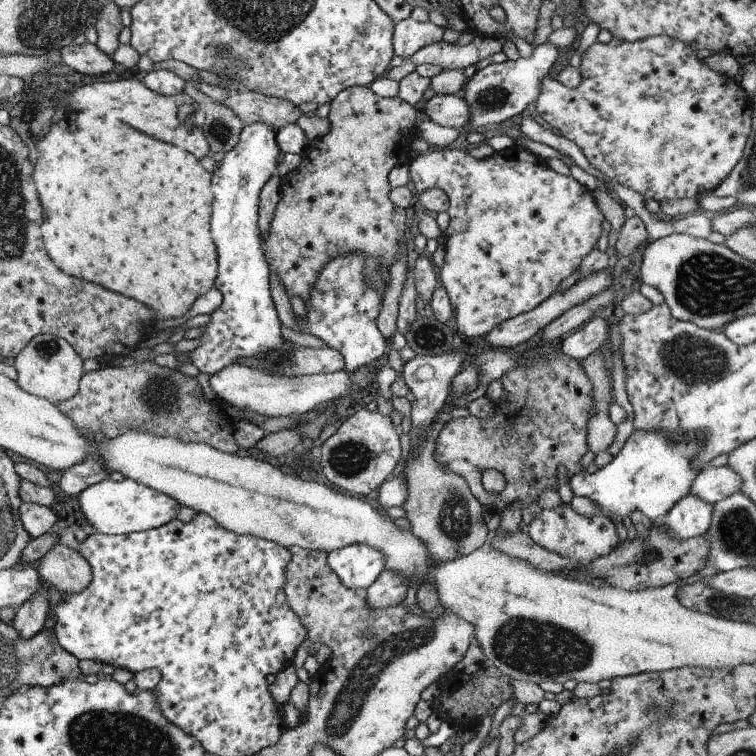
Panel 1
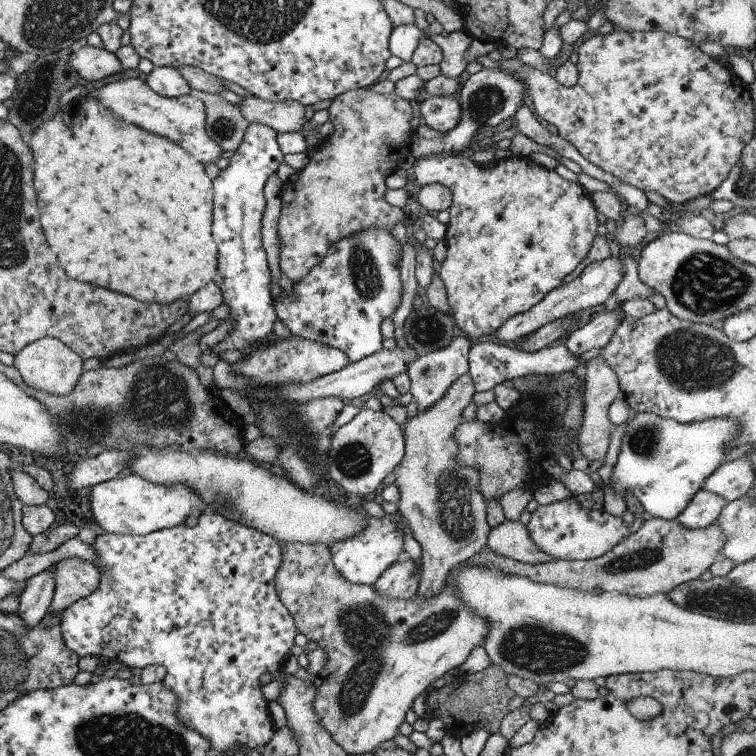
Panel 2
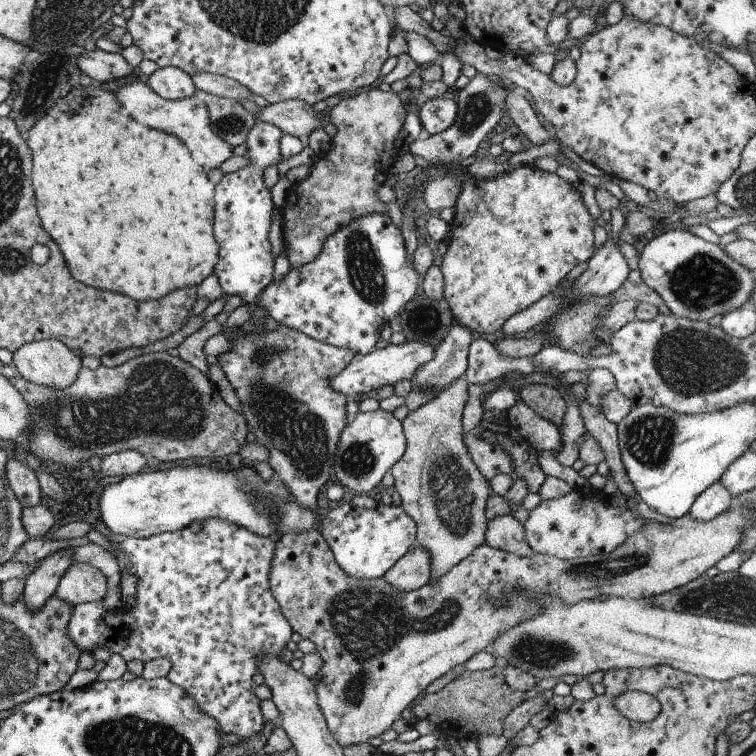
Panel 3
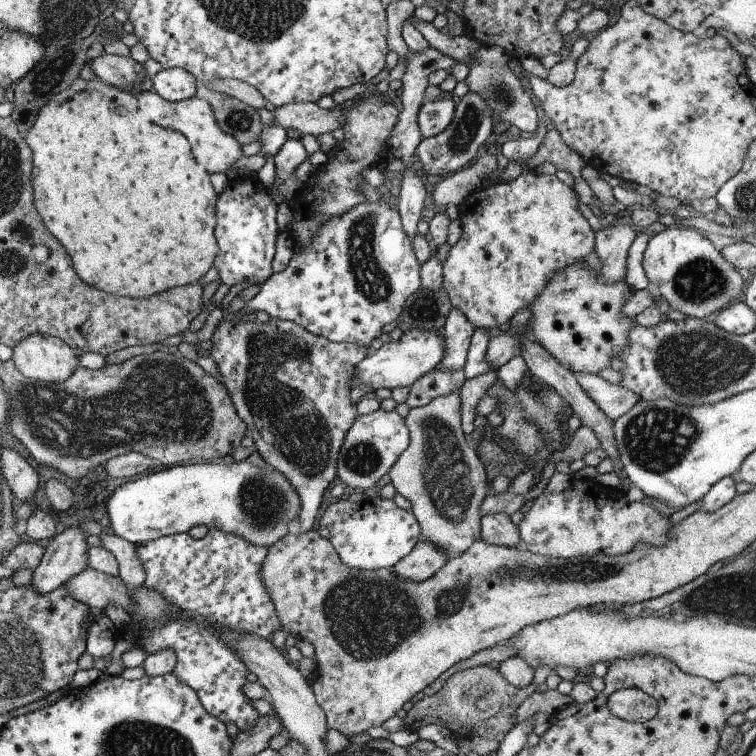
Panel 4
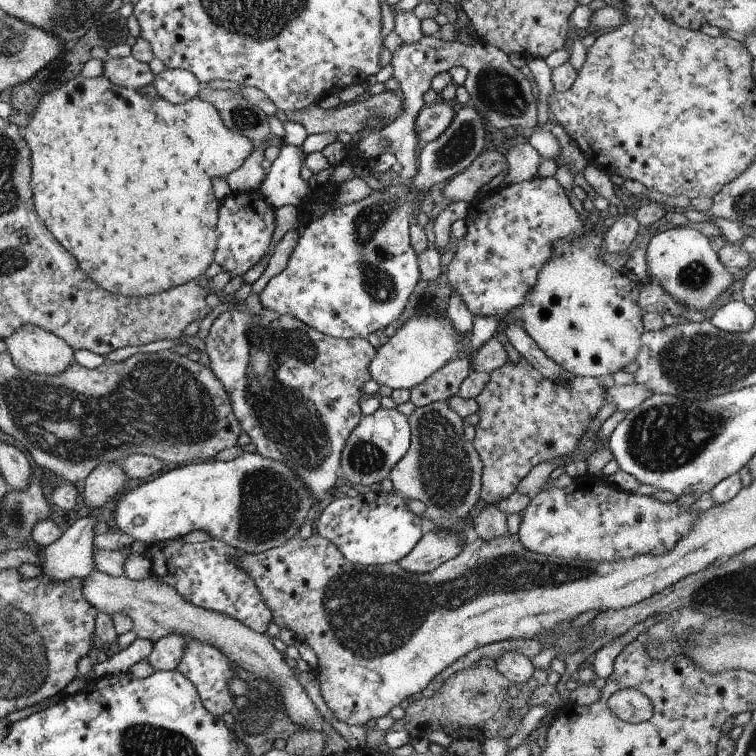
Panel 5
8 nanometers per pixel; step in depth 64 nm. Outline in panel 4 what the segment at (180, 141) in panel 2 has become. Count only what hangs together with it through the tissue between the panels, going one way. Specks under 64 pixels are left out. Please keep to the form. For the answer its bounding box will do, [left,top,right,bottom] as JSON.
[135,90,243,175]

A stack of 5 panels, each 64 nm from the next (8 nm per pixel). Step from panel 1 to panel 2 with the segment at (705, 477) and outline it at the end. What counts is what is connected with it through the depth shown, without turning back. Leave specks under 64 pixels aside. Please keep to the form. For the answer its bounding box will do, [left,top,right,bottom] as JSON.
[701,456,753,501]

